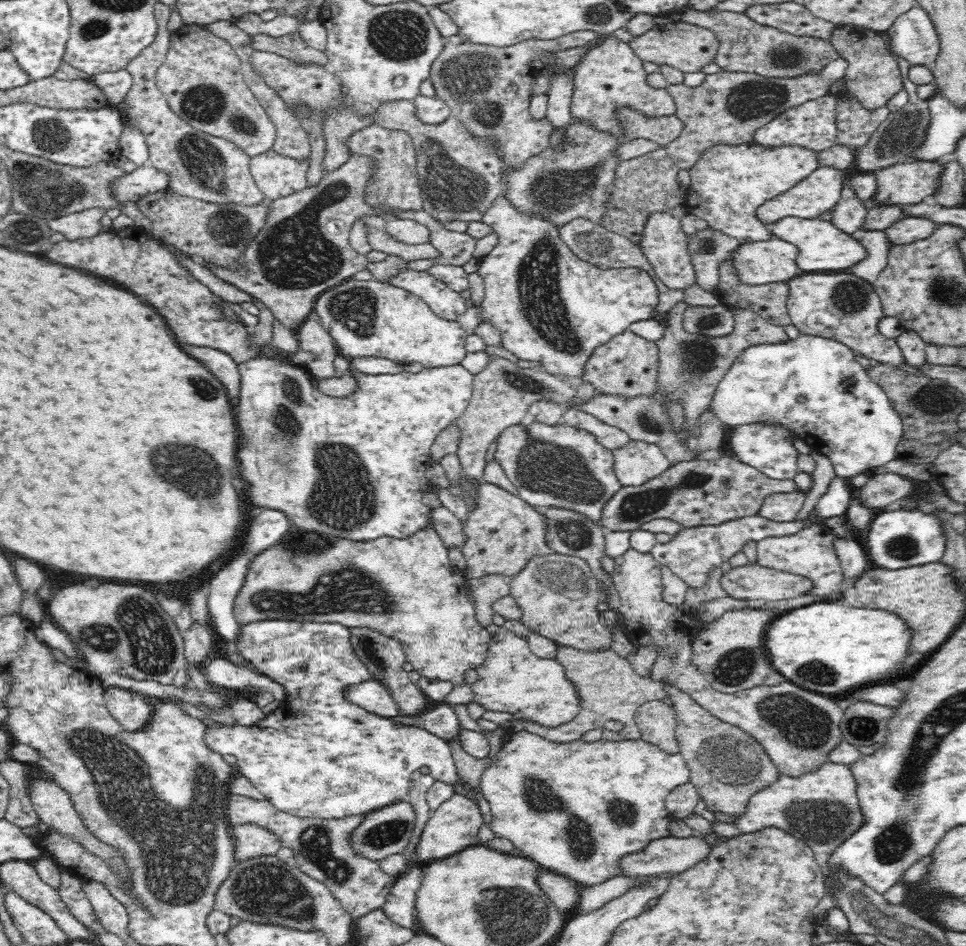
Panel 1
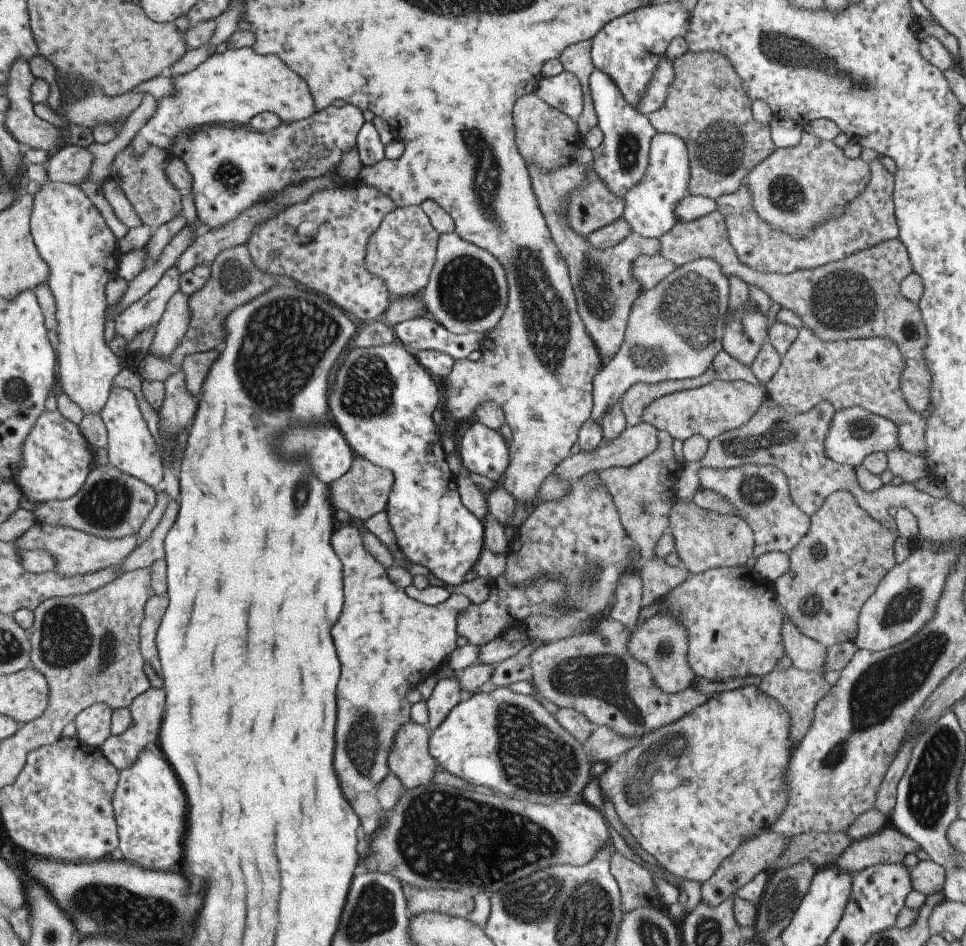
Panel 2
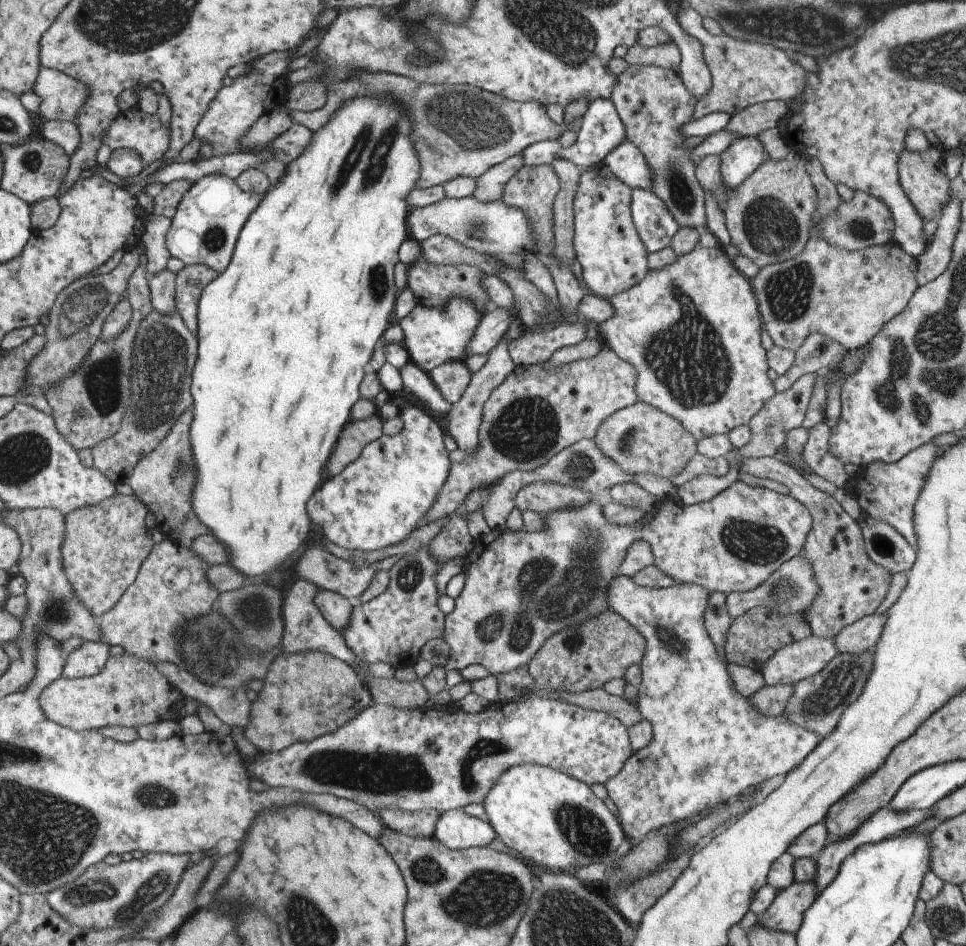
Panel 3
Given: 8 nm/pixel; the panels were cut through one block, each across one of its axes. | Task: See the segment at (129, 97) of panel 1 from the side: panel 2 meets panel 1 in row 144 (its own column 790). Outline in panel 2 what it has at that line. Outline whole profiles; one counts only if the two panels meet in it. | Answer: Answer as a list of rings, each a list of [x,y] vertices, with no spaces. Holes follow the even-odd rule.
[[[804,131],[801,132],[801,138],[795,146],[773,150],[744,180],[751,192],[753,210],[759,214],[759,218],[765,220],[771,228],[789,234],[791,238],[803,238],[817,224],[829,220],[831,216],[837,216],[841,212],[841,206],[851,202],[865,188],[868,181],[868,165],[863,160],[847,159],[842,149],[835,146],[832,141],[820,140],[817,136]]]

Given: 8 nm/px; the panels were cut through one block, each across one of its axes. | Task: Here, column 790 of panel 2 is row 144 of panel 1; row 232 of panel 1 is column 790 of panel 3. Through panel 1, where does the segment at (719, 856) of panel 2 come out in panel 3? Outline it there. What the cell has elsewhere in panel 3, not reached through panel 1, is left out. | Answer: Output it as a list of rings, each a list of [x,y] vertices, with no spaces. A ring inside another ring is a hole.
[[[619,574],[615,575],[607,584],[605,591],[605,602],[608,608],[619,616],[625,618],[627,622],[645,639],[645,648],[642,659],[640,660],[640,683],[637,688],[636,709],[639,711],[643,721],[647,721],[652,728],[653,738],[649,745],[633,752],[632,758],[625,761],[623,768],[611,778],[604,782],[608,797],[617,808],[617,820],[632,843],[643,838],[650,830],[655,830],[658,826],[668,825],[687,817],[695,818],[696,814],[703,814],[707,810],[727,802],[729,798],[735,798],[743,792],[769,780],[771,776],[777,774],[787,774],[793,767],[796,767],[818,744],[820,738],[812,732],[807,732],[794,724],[786,721],[783,714],[768,717],[757,713],[748,702],[749,697],[742,697],[732,687],[729,680],[726,664],[718,660],[715,653],[715,645],[711,642],[708,632],[704,627],[704,610],[708,604],[709,592],[701,585],[675,583],[671,586],[659,587],[640,587],[637,586],[629,577]]]

